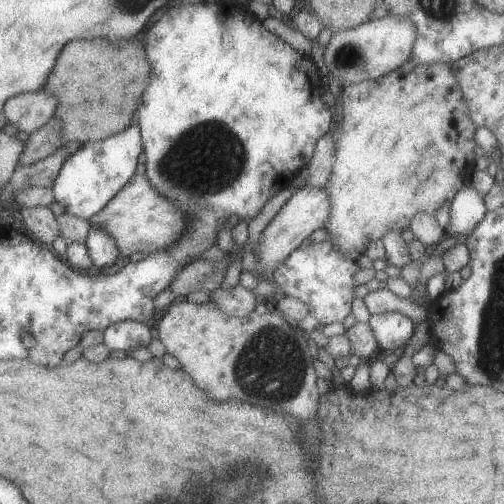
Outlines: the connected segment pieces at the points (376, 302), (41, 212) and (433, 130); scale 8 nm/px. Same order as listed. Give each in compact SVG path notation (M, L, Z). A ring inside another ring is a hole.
M385 288L369 291L362 300L370 315L398 312L403 316L409 317L413 322L415 320L426 320L425 308L415 306L411 298L398 297Z
M18 207L22 222L29 234L39 243L51 244L61 233L55 221L56 216L49 207Z
M405 61L401 66L394 68L391 72L376 78L375 80L366 80L357 84L337 85L334 88L335 97L338 104L342 108L342 120L339 124L339 135L334 136L334 161L330 172L330 179L325 188L328 192L330 200L330 213L323 228L327 229L332 237L329 242L333 243L342 255L349 255L354 259L363 253L369 242L379 240L382 235L390 233L400 234L402 230L408 228L410 220L418 212L429 213L433 215L437 209L453 200L455 193L465 186L474 171L474 160L476 155L476 142L474 141L474 130L476 126L473 124L471 117L468 115L468 106L466 98L463 96L456 76L451 70L452 63L434 62L428 65L418 65L413 61Z

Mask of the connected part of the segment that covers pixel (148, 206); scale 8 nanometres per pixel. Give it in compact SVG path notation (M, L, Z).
M133 175L129 182L126 182L117 194L112 199L107 201L107 204L99 212L88 218L90 228L96 228L106 232L116 244L118 254L121 256L130 256L135 252L148 253L158 251L166 246L169 246L177 237L180 237L180 232L184 231L184 222L186 215L182 213L174 203L163 198L154 188L148 183L145 175Z

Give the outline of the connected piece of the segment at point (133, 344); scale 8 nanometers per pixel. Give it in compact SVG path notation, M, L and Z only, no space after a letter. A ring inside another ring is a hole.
M119 321L102 330L104 343L111 350L131 350L146 347L151 334L145 323L137 321Z

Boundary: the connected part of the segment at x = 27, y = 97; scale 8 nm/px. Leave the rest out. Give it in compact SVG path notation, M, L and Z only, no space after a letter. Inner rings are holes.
M45 90L21 93L9 97L3 105L5 118L19 131L35 132L51 117L57 106L57 99Z

